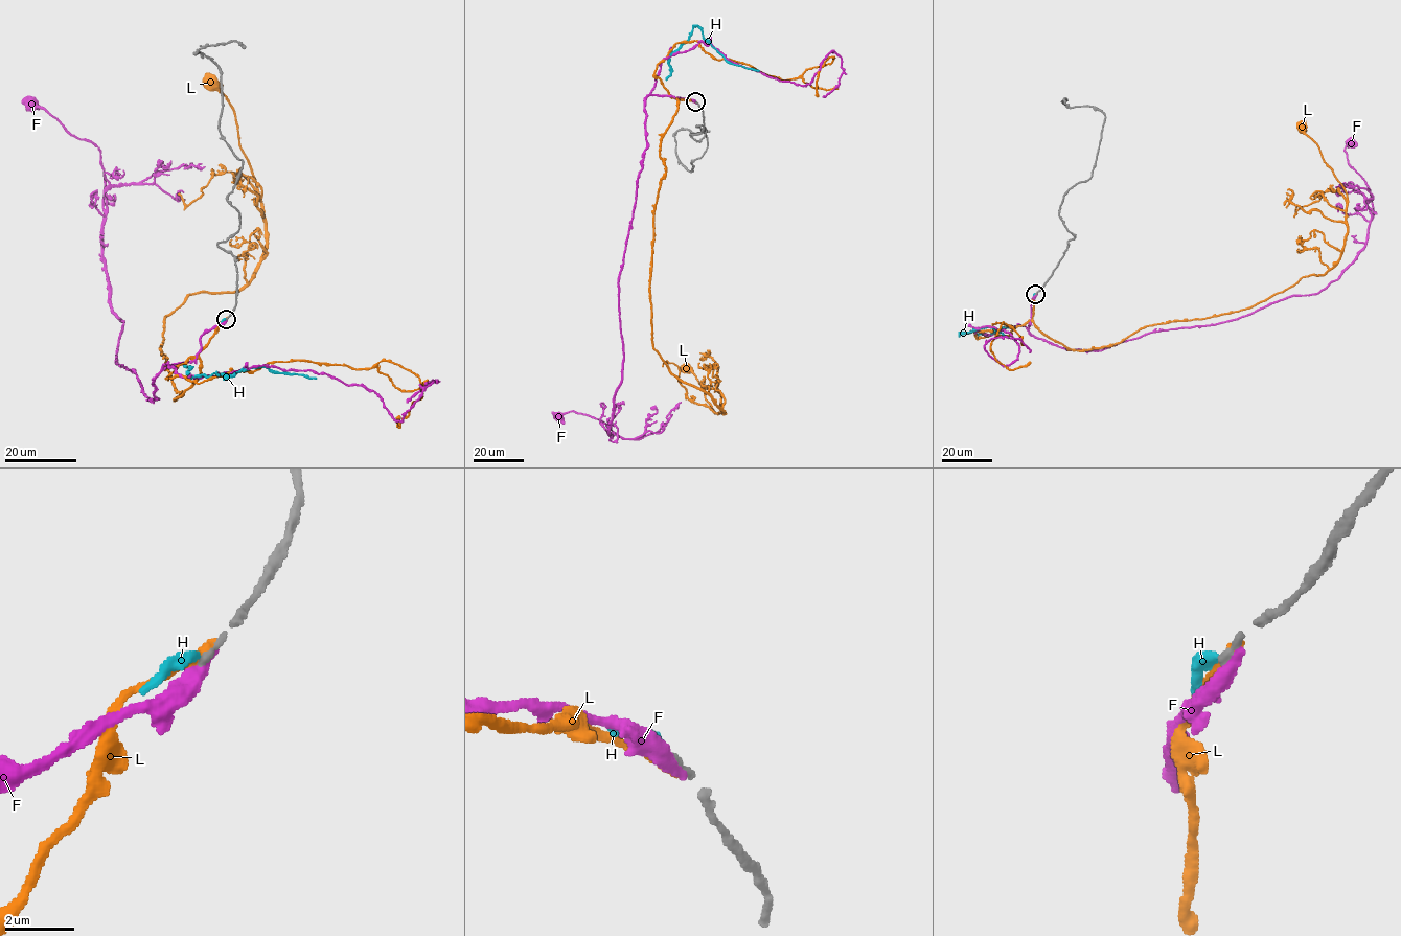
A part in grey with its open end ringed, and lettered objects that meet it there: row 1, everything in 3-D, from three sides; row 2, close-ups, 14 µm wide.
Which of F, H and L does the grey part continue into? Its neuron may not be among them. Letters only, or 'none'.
none

